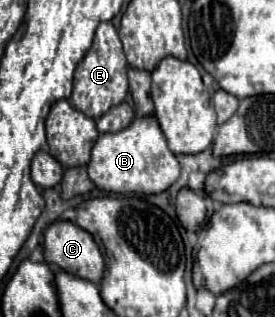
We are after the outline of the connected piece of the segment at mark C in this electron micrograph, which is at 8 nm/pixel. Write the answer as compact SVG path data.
M54 221L54 223L50 223L44 229L42 245L44 245L44 261L50 267L56 267L56 269L62 269L62 271L66 271L70 275L88 279L88 281L92 281L96 285L100 283L102 273L104 273L104 259L100 255L98 245L92 239L92 235L86 233L84 229L80 229L78 225L74 225L70 221Z

